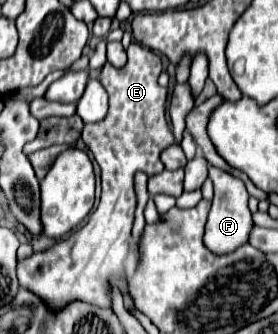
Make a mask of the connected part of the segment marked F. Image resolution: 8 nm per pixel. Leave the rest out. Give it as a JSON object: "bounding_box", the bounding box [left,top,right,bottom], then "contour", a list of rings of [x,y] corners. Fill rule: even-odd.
{"bounding_box":[204,167,254,255],"contour":[[[208,167],[208,179],[214,183],[214,199],[204,231],[204,245],[216,255],[226,255],[248,243],[250,231],[254,227],[252,213],[248,209],[248,191],[242,181],[216,167]]]}

